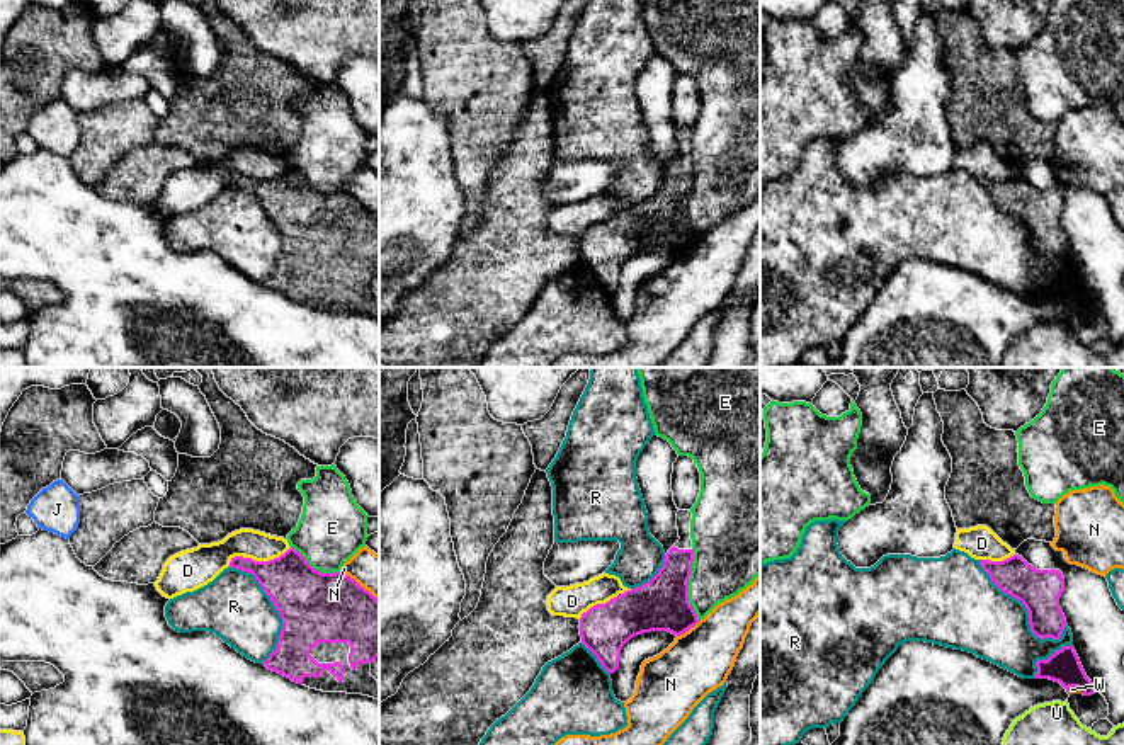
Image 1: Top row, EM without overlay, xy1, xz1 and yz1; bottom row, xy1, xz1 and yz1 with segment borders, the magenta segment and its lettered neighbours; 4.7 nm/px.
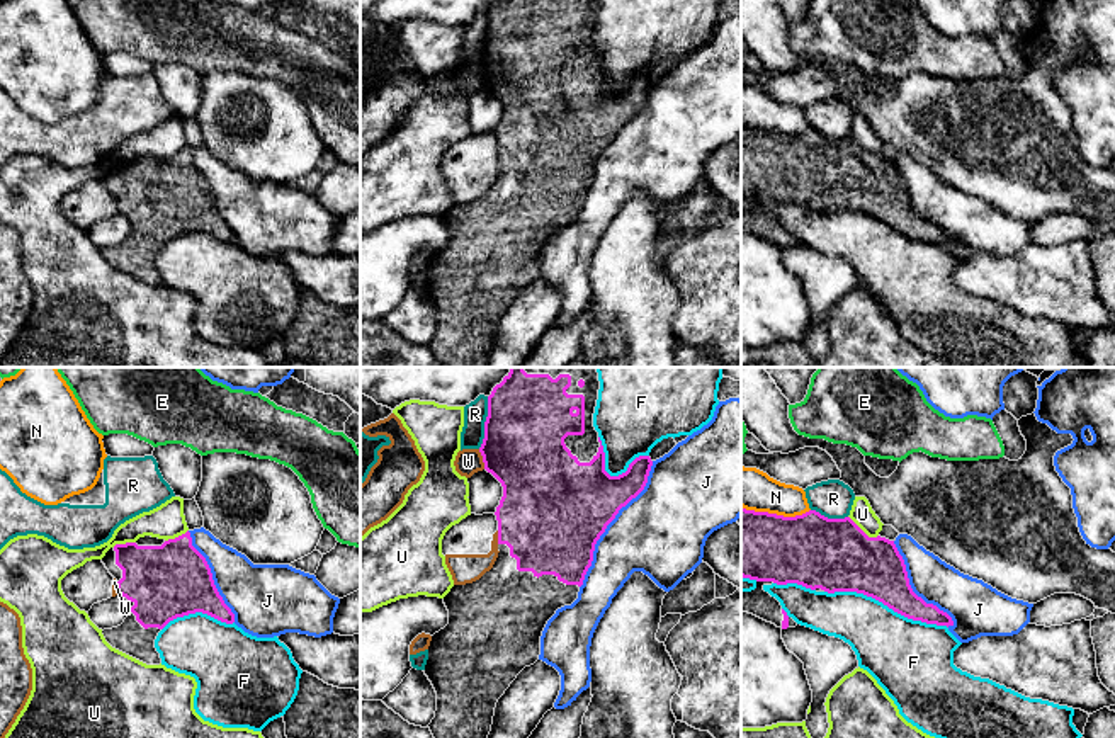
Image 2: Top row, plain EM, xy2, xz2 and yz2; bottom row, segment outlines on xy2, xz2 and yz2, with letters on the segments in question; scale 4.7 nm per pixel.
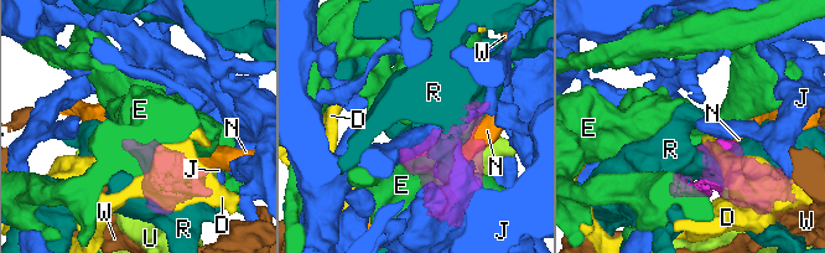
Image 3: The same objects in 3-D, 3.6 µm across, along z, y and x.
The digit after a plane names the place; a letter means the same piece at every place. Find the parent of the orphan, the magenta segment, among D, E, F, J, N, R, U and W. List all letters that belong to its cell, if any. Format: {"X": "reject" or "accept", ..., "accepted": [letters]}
{"D": "reject", "E": "reject", "F": "reject", "J": "reject", "N": "reject", "R": "reject", "U": "reject", "W": "reject", "accepted": []}

